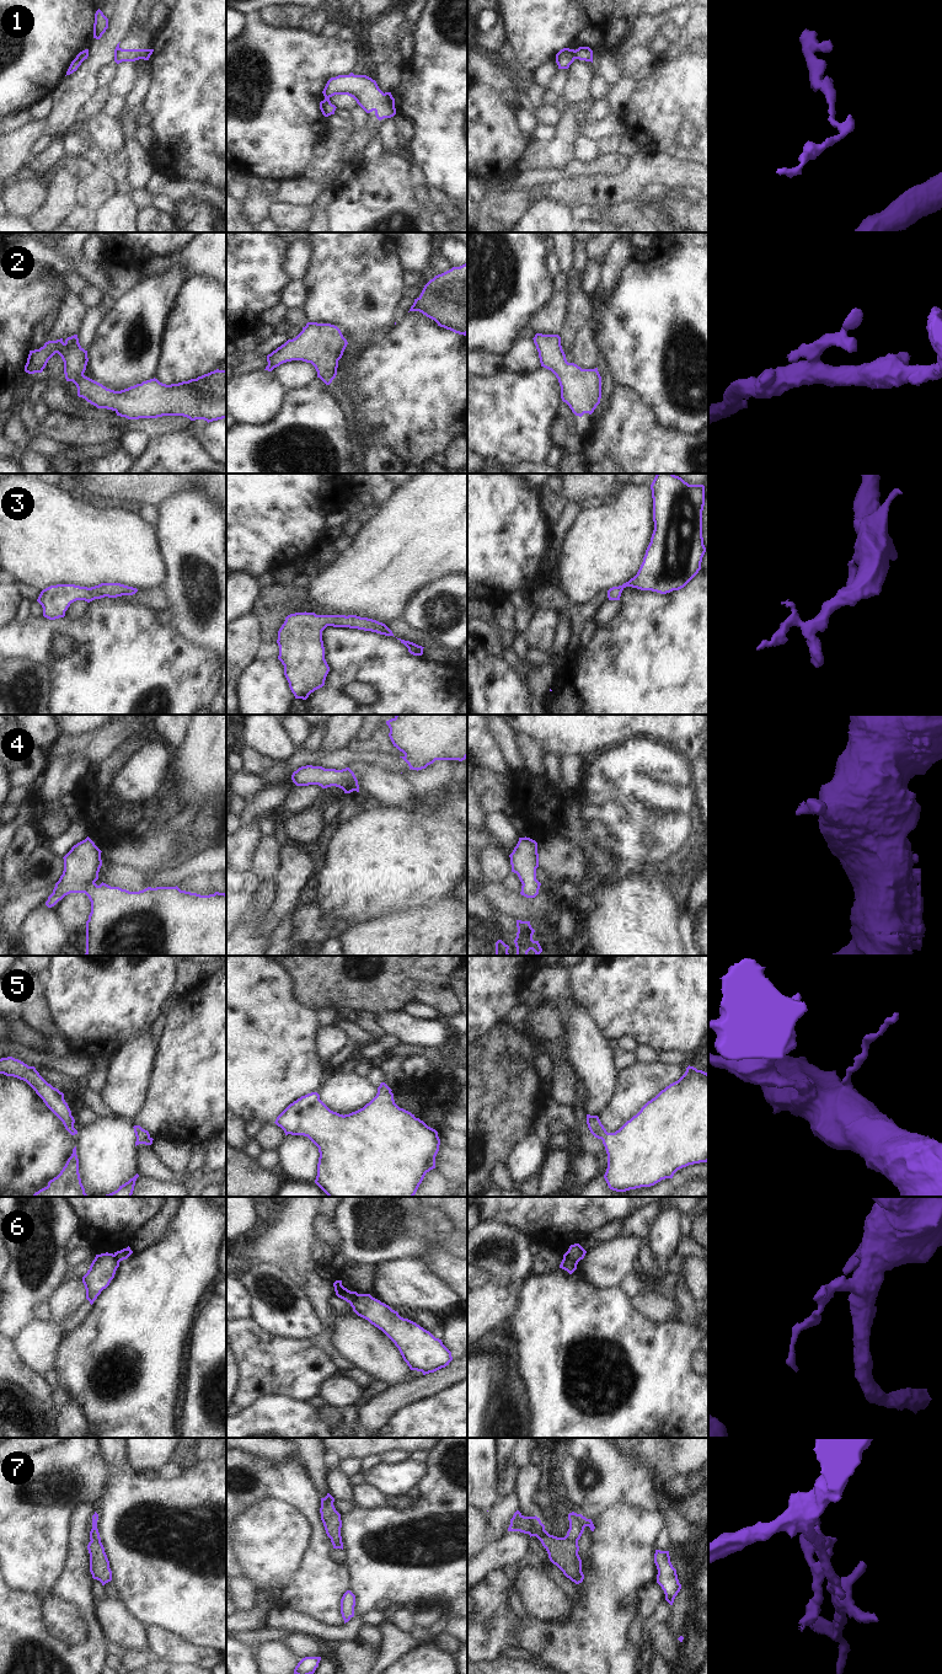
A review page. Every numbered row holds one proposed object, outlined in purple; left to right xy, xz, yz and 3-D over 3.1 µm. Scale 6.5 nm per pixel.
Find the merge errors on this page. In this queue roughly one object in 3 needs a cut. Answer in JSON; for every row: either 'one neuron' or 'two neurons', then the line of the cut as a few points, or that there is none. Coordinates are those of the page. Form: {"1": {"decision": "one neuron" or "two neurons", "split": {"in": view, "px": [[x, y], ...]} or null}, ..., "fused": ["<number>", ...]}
{"1": {"decision": "two neurons", "split": {"in": "yz", "px": [[576, 51], [573, 58]]}}, "2": {"decision": "one neuron", "split": null}, "3": {"decision": "one neuron", "split": null}, "4": {"decision": "one neuron", "split": null}, "5": {"decision": "one neuron", "split": null}, "6": {"decision": "two neurons", "split": {"in": "yz", "px": [[563, 1255], [576, 1266]]}}, "7": {"decision": "two neurons", "split": {"in": "yz", "px": [[565, 1536], [577, 1543]]}}, "fused": ["1", "6", "7"]}

